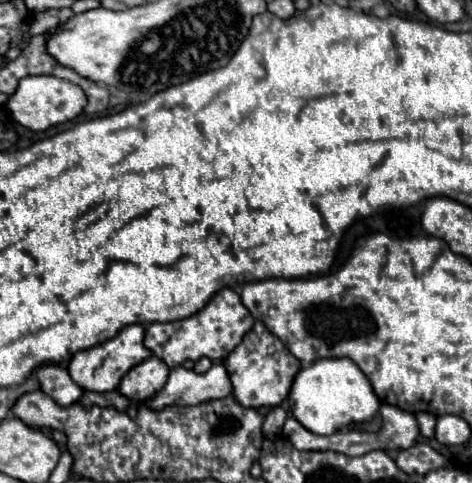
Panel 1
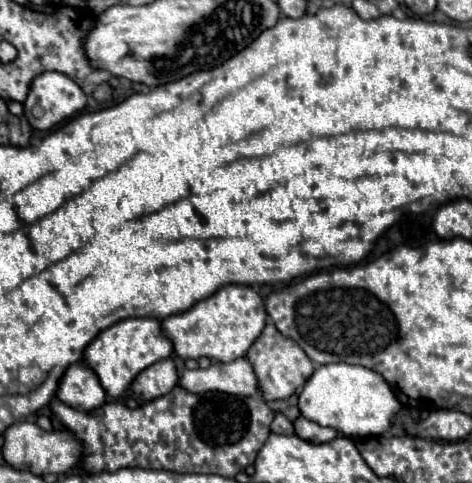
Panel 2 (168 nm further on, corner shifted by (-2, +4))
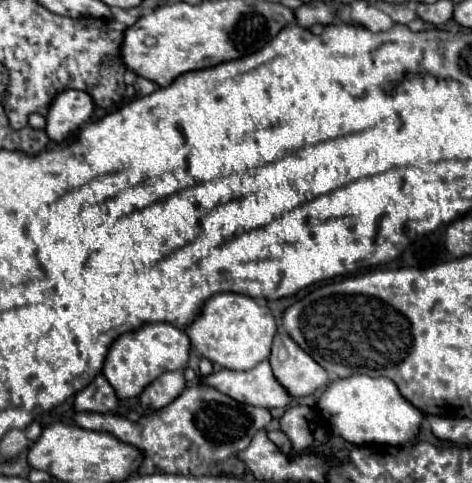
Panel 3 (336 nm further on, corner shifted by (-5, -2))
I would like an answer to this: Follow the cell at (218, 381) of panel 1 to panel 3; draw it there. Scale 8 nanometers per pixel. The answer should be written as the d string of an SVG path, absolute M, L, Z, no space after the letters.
M263 360L261 364L247 372L233 370L213 372L203 382L231 396L237 402L251 406L285 408L293 400L291 394L273 378L273 370L267 360Z

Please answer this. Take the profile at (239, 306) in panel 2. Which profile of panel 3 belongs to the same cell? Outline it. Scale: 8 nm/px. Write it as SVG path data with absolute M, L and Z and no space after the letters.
M225 292L209 298L201 314L191 326L185 328L185 332L189 334L193 348L213 364L219 364L227 370L251 370L269 358L277 324L271 310L259 304L255 298Z

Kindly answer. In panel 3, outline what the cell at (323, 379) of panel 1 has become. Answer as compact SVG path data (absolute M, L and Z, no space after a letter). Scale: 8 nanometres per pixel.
M365 374L339 378L321 394L317 408L331 422L331 432L351 444L389 444L403 446L411 442L419 430L425 414L401 396L397 384L389 378L371 378Z

